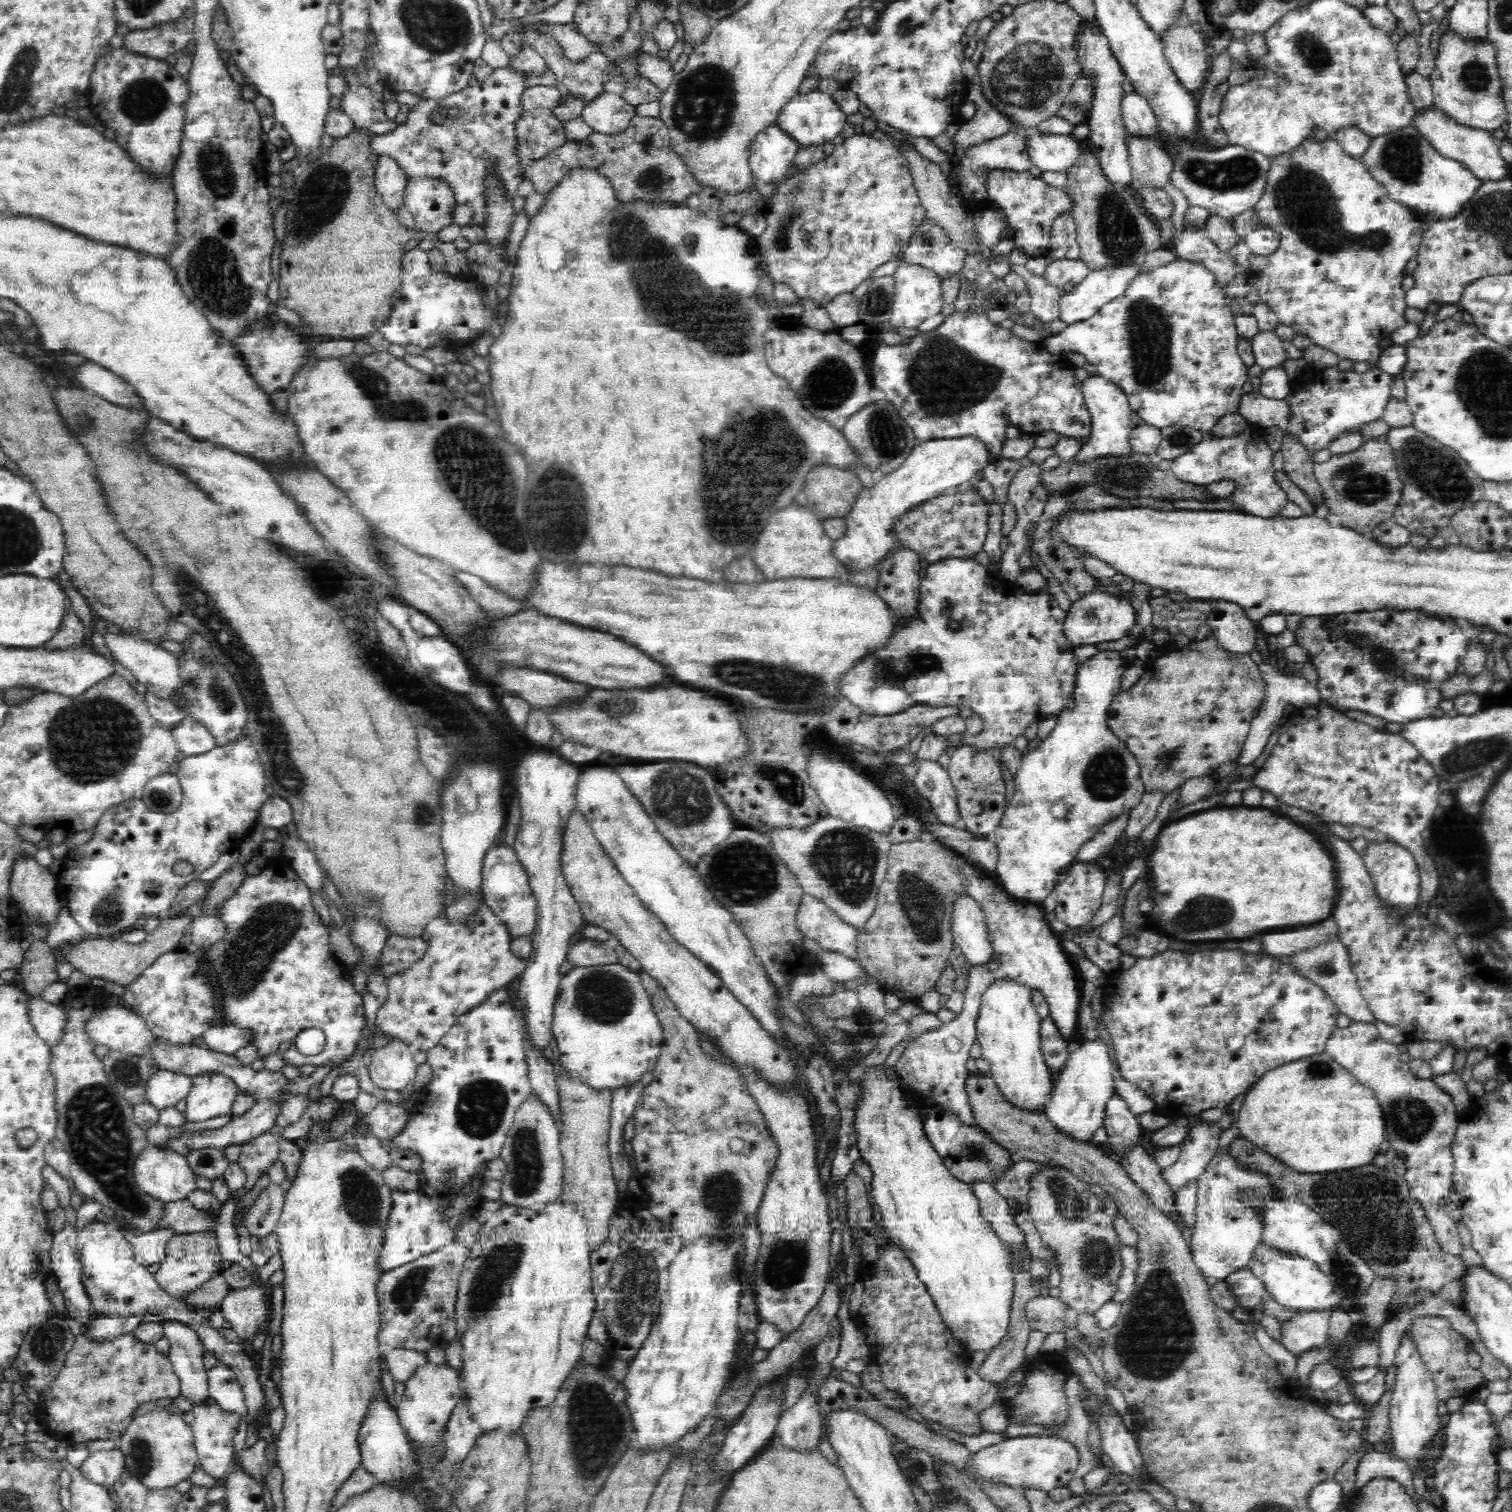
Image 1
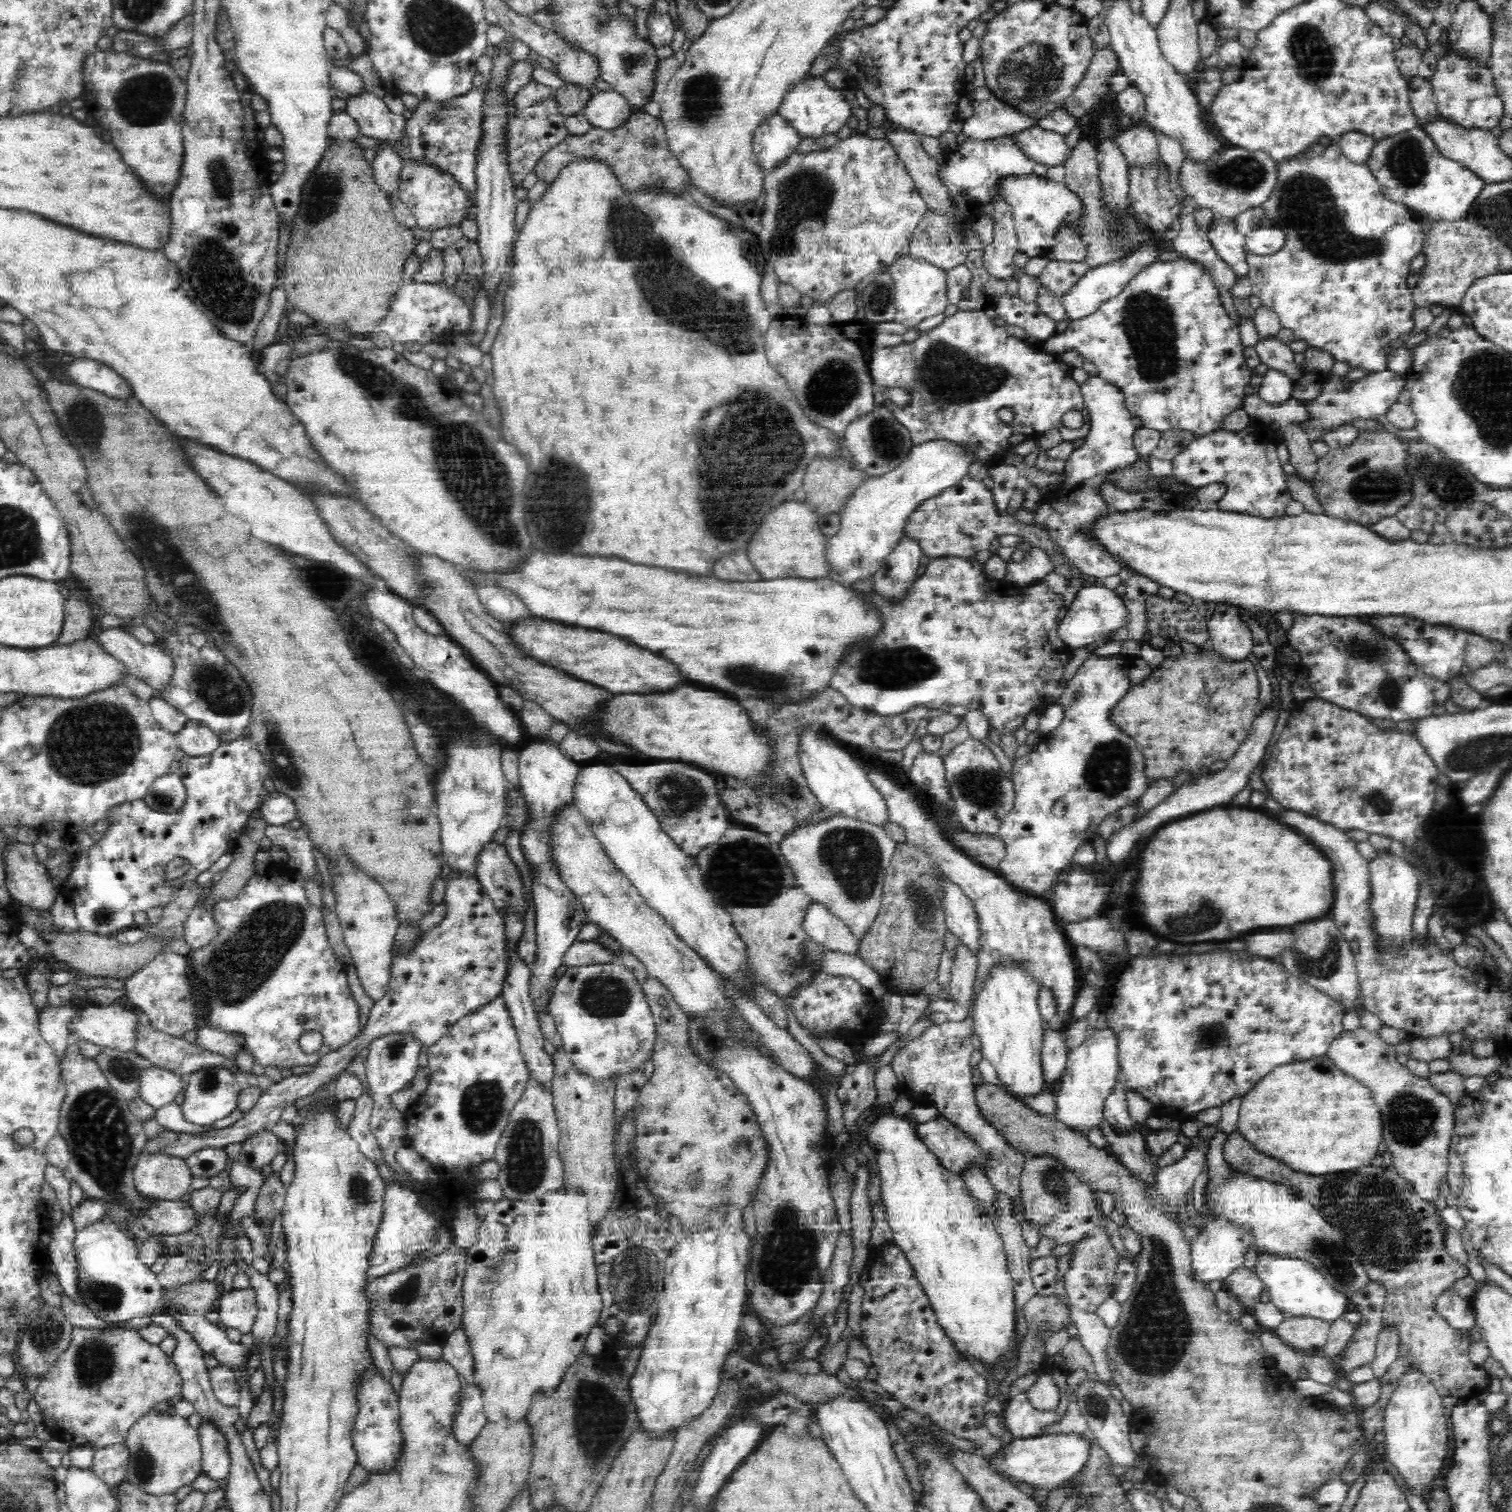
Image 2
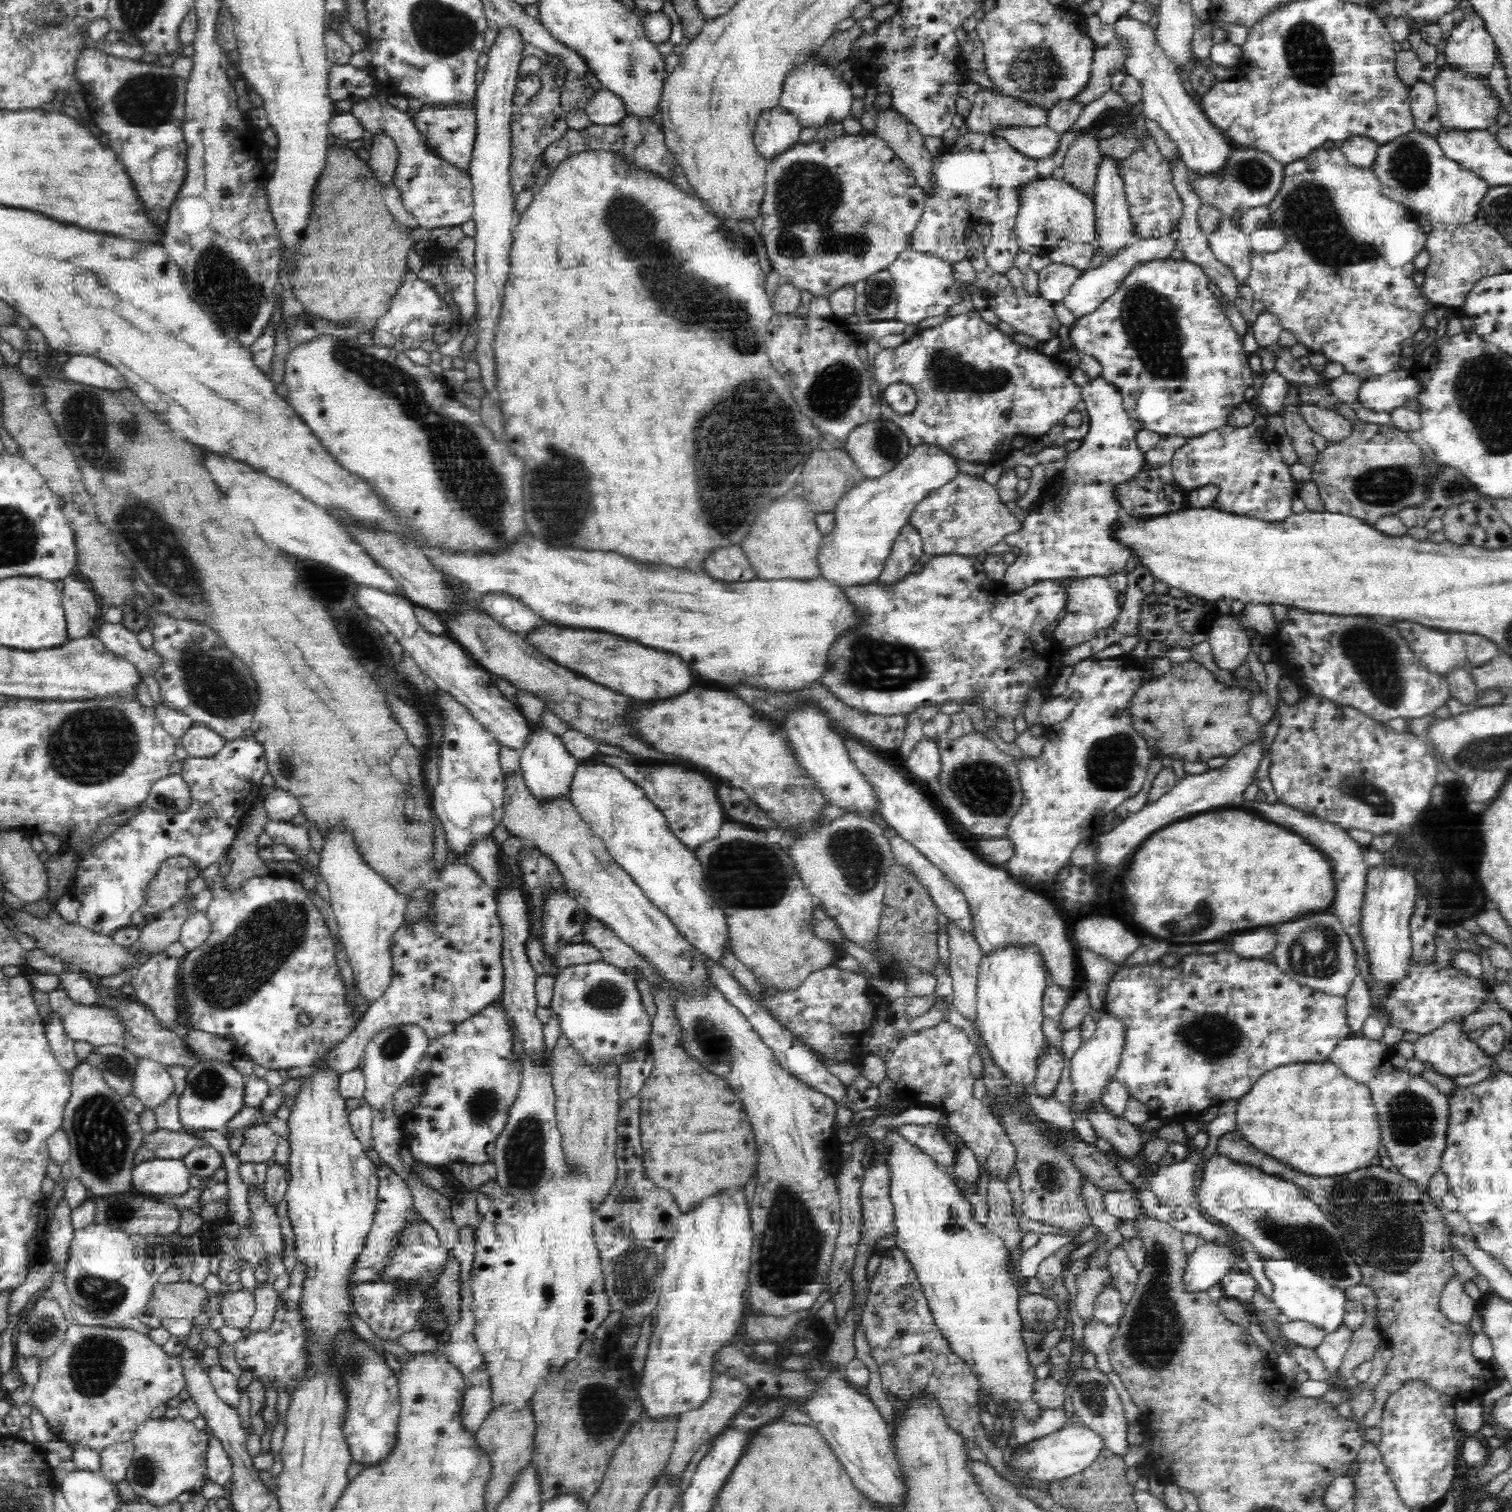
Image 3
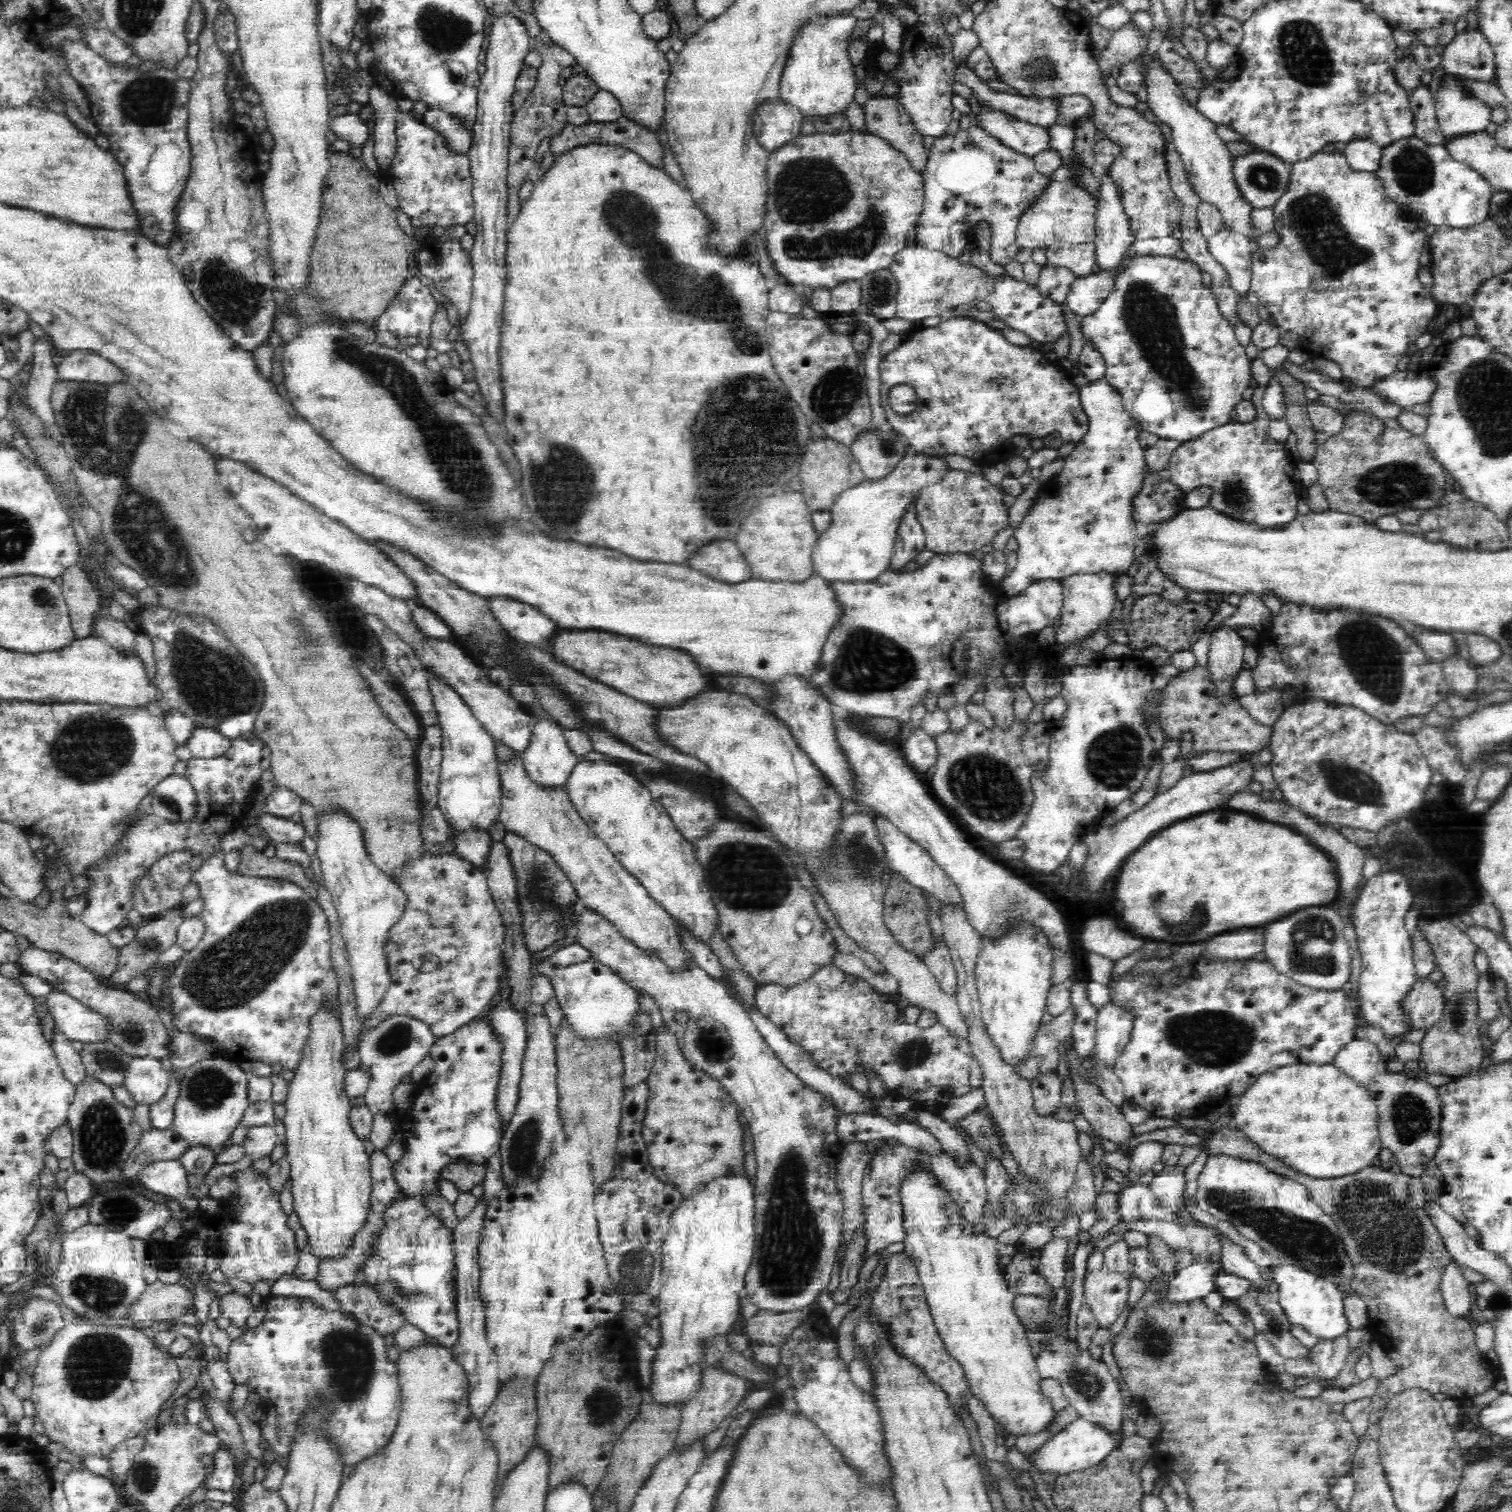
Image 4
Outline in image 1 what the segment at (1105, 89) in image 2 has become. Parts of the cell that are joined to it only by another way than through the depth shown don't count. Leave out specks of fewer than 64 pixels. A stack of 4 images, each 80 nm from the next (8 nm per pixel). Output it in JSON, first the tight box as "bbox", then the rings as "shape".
{"bbox":[1056,73,1096,126],"shape":[[[1090,73],[1082,74],[1072,85],[1071,91],[1064,99],[1056,115],[1060,115],[1074,126],[1084,123],[1088,113],[1092,110],[1094,82],[1096,79]]]}

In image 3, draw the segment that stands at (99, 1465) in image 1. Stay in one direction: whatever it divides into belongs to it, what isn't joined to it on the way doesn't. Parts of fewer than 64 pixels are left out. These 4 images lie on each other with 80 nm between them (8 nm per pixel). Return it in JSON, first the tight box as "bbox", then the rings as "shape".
{"bbox":[100,1439,135,1483],"shape":[[[134,1439],[111,1445],[100,1453],[100,1472],[113,1483],[124,1480],[135,1451]]]}

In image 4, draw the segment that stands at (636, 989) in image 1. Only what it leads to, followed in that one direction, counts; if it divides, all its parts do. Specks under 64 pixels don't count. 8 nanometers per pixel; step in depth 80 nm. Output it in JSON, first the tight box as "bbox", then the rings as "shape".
{"bbox":[535,958,639,1041],"shape":[[[591,958],[578,964],[570,964],[566,968],[550,968],[549,971],[546,970],[544,959],[537,964],[535,970],[540,975],[546,974],[553,984],[558,1005],[568,1017],[576,1035],[588,1037],[592,1041],[610,1035],[620,1041],[623,1034],[629,1031],[632,1017],[639,1006],[638,995],[612,970],[593,962]]]}

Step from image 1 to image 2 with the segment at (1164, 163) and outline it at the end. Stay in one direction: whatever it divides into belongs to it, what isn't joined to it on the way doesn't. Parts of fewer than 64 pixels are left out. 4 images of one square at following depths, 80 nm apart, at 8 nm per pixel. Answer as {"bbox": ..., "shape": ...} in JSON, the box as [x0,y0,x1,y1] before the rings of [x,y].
{"bbox":[1113,122,1160,163],"shape":[[[1146,122],[1134,123],[1127,129],[1119,130],[1113,138],[1113,145],[1128,163],[1153,163],[1160,158],[1156,137],[1151,125]]]}

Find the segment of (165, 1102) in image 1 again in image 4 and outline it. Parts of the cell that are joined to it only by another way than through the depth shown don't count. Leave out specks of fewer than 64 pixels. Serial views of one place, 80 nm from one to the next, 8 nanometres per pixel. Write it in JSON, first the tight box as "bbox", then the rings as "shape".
{"bbox":[121,1057,168,1106],"shape":[[[132,1057],[123,1070],[121,1084],[138,1104],[150,1106],[150,1103],[160,1100],[168,1081],[160,1060]]]}

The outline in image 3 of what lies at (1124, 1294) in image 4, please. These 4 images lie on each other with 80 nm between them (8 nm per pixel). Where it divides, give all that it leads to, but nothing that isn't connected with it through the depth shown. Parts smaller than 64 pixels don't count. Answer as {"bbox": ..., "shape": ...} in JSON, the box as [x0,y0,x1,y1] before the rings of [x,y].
{"bbox":[1093,1276,1126,1327],"shape":[[[1112,1276],[1103,1282],[1103,1287],[1095,1294],[1093,1306],[1093,1318],[1096,1321],[1108,1327],[1119,1324],[1126,1306],[1122,1303],[1120,1287],[1114,1285]]]}

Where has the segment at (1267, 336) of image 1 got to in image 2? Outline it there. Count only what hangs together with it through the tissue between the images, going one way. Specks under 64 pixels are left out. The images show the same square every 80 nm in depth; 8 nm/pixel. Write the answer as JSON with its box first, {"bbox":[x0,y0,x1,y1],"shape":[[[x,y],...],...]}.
{"bbox":[1255,338,1305,384],"shape":[[[1268,338],[1264,342],[1258,341],[1255,348],[1262,364],[1267,365],[1268,369],[1282,372],[1293,384],[1305,376],[1303,366],[1296,364],[1294,360],[1295,352],[1278,338]]]}

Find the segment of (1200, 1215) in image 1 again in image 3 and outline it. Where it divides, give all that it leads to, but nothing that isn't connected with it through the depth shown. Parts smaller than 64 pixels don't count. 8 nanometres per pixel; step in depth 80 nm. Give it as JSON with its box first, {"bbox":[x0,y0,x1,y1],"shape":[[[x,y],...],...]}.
{"bbox":[1181,1241,1236,1294],"shape":[[[1213,1241],[1196,1246],[1183,1268],[1181,1291],[1184,1294],[1205,1292],[1232,1271],[1234,1264],[1236,1256],[1230,1243],[1220,1245]]]}

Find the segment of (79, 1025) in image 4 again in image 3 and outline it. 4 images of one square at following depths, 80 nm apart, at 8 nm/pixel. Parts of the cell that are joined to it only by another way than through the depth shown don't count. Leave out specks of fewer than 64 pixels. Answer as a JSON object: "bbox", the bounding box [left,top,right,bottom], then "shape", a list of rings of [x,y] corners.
{"bbox":[47,987,123,1046],"shape":[[[59,987],[47,993],[49,1005],[62,1023],[68,1038],[75,1042],[89,1042],[92,1046],[104,1046],[105,1044],[121,1045],[121,1034],[123,1026],[113,1012],[98,1008],[93,1005],[83,1005],[76,1003],[65,990]]]}

